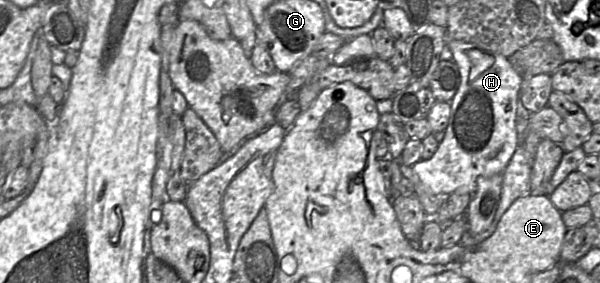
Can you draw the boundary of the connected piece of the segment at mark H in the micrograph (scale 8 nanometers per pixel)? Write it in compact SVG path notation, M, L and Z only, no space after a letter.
M447 39L447 46L453 55L453 60L459 69L460 85L452 100L451 111L445 136L439 143L434 155L428 160L420 160L412 165L413 171L420 181L437 197L450 194L474 194L478 177L491 177L503 174L514 152L521 143L516 130L517 102L521 99L521 77L512 67L508 58L482 50L477 46L460 40Z

